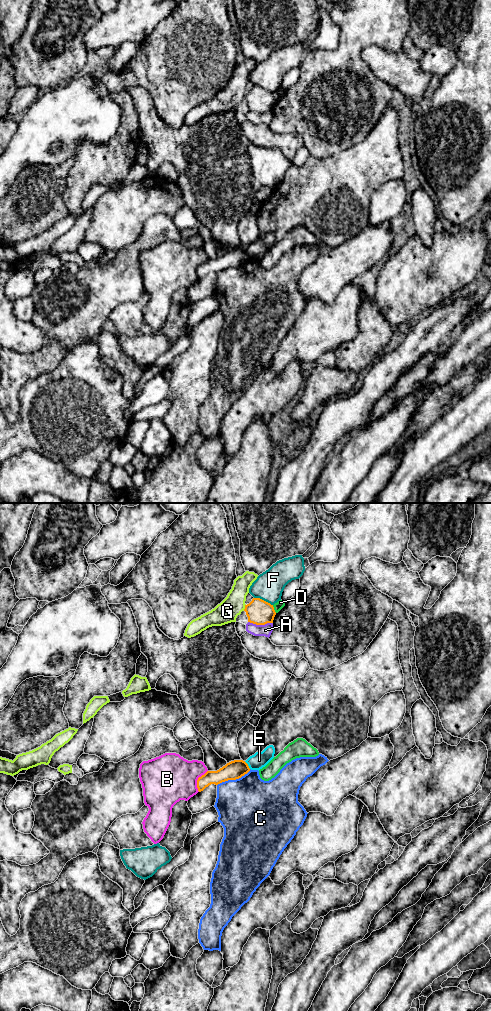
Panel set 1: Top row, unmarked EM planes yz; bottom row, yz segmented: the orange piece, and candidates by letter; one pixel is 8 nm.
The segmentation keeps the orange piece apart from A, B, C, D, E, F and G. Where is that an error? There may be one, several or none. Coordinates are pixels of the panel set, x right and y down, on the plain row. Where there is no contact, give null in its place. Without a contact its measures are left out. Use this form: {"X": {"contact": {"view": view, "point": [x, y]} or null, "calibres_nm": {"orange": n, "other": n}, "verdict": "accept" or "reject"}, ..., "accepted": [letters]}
{"A": {"contact": {"view": "yz", "point": [260, 112]}, "calibres_nm": {"orange": 200, "other": 100}, "verdict": "reject"}, "B": {"contact": {"view": "yz", "point": [197, 268]}, "calibres_nm": {"orange": 120, "other": 400}, "verdict": "reject"}, "C": {"contact": {"view": "yz", "point": [233, 267]}, "calibres_nm": {"orange": 150, "other": 480}, "verdict": "reject"}, "D": {"contact": {"view": "yz", "point": [273, 97]}, "calibres_nm": {"orange": 200, "other": 70}, "verdict": "reject"}, "E": {"contact": {"view": "yz", "point": [247, 253]}, "calibres_nm": {"orange": 150, "other": 130}, "verdict": "reject"}, "F": {"contact": {"view": "yz", "point": [263, 88]}, "calibres_nm": {"orange": 200, "other": 240}, "verdict": "reject"}, "G": {"contact": {"view": "yz", "point": [245, 95]}, "calibres_nm": {"orange": 200, "other": 180}, "verdict": "reject"}, "accepted": []}

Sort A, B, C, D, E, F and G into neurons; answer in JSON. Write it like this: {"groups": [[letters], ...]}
{"groups": [["A"], ["B"], ["C"], ["D"], ["E"], ["F"], ["G"]]}

